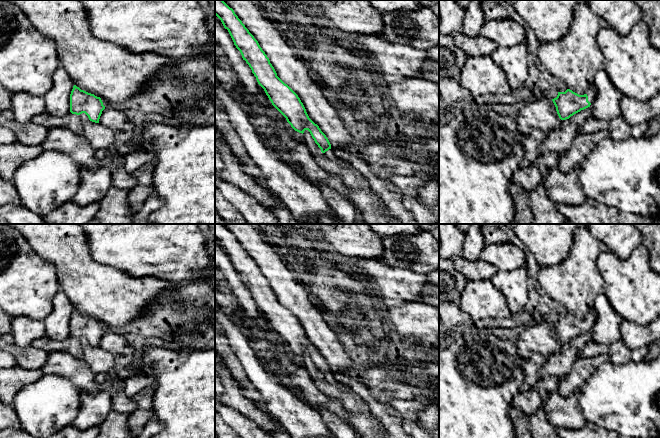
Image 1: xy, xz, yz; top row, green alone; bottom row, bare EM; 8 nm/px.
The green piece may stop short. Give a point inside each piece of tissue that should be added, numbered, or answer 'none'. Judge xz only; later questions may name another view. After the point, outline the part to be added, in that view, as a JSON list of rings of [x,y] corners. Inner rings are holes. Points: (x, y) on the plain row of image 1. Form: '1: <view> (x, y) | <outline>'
1: xz (330, 378) | [[[329,373],[325,377],[323,377],[330,385],[336,387],[339,390],[350,392],[349,388],[341,383],[339,383],[336,378],[334,373]]]

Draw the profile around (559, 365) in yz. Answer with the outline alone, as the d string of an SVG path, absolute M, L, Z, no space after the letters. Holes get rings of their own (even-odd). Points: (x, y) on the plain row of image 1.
M590 331L581 334L569 343L562 344L558 354L546 357L546 362L541 367L541 374L556 377L567 375L571 371L573 363L579 358L579 349L589 342L592 342Z

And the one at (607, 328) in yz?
M603 292L596 296L593 309L596 311L596 320L590 329L592 341L609 345L621 340L621 323L624 319L612 308Z

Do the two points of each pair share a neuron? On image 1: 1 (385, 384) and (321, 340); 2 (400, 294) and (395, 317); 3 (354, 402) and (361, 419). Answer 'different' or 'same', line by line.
1: different
2: different
3: same

